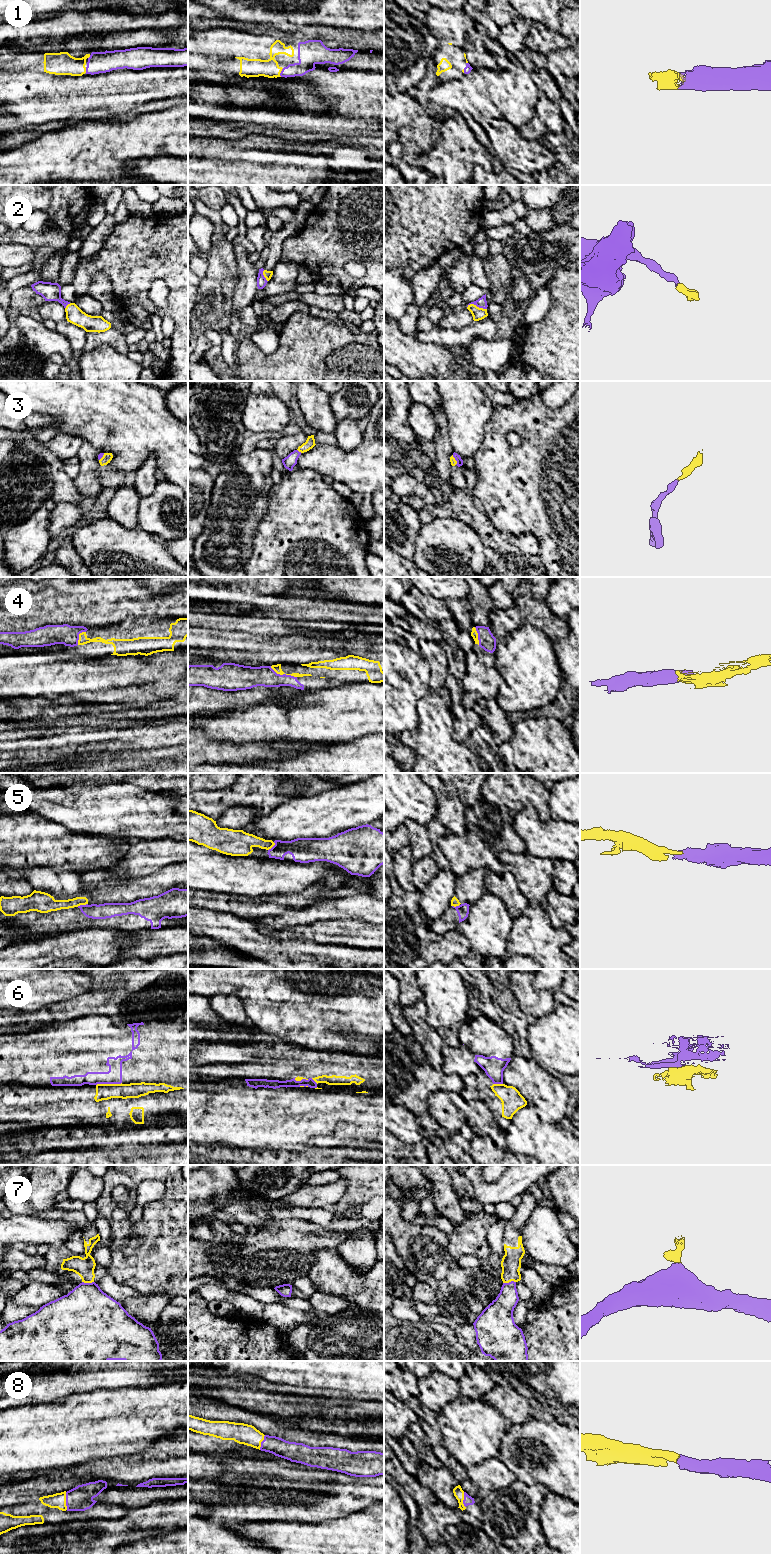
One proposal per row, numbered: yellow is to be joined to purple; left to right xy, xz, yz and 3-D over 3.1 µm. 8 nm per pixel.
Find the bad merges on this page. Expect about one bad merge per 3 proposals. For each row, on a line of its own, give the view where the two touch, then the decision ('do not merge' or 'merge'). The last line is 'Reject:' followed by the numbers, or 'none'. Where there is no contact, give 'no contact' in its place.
1: contact in xz; merge
2: contact in yz; merge
3: contact in xz; merge
4: contact in xz; merge
5: contact in xy; do not merge
6: contact in xy; do not merge
7: contact in yz; merge
8: contact in xy; merge
Reject: 5, 6

